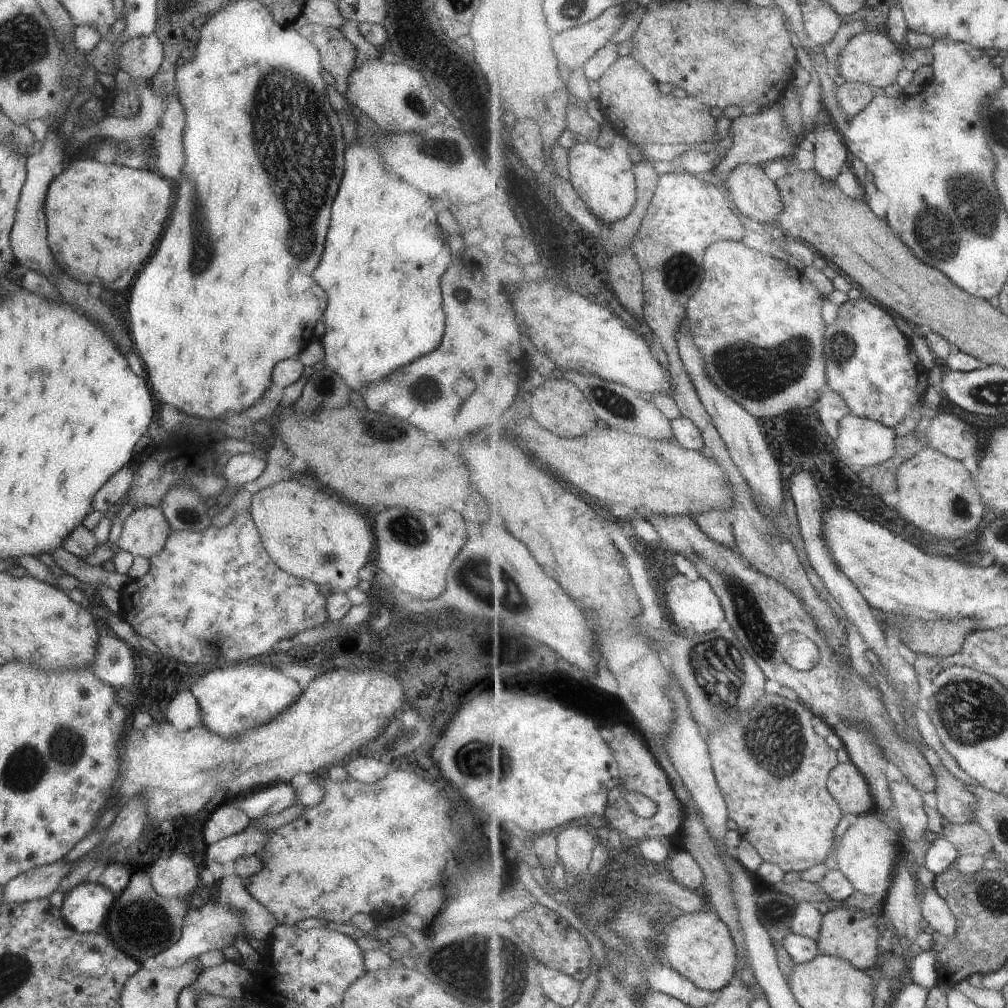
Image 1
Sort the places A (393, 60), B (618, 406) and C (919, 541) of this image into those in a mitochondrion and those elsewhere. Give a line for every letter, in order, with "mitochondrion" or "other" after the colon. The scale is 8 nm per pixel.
A: other
B: mitochondrion
C: other

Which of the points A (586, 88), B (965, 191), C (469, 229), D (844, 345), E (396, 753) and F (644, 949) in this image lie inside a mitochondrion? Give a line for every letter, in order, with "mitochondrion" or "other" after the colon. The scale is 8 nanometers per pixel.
A: other
B: mitochondrion
C: other
D: mitochondrion
E: other
F: mitochondrion

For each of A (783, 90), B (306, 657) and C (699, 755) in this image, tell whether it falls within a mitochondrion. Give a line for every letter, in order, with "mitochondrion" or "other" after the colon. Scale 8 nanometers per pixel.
A: other
B: other
C: other

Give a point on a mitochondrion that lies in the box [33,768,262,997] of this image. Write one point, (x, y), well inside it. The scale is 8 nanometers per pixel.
(154, 919)

